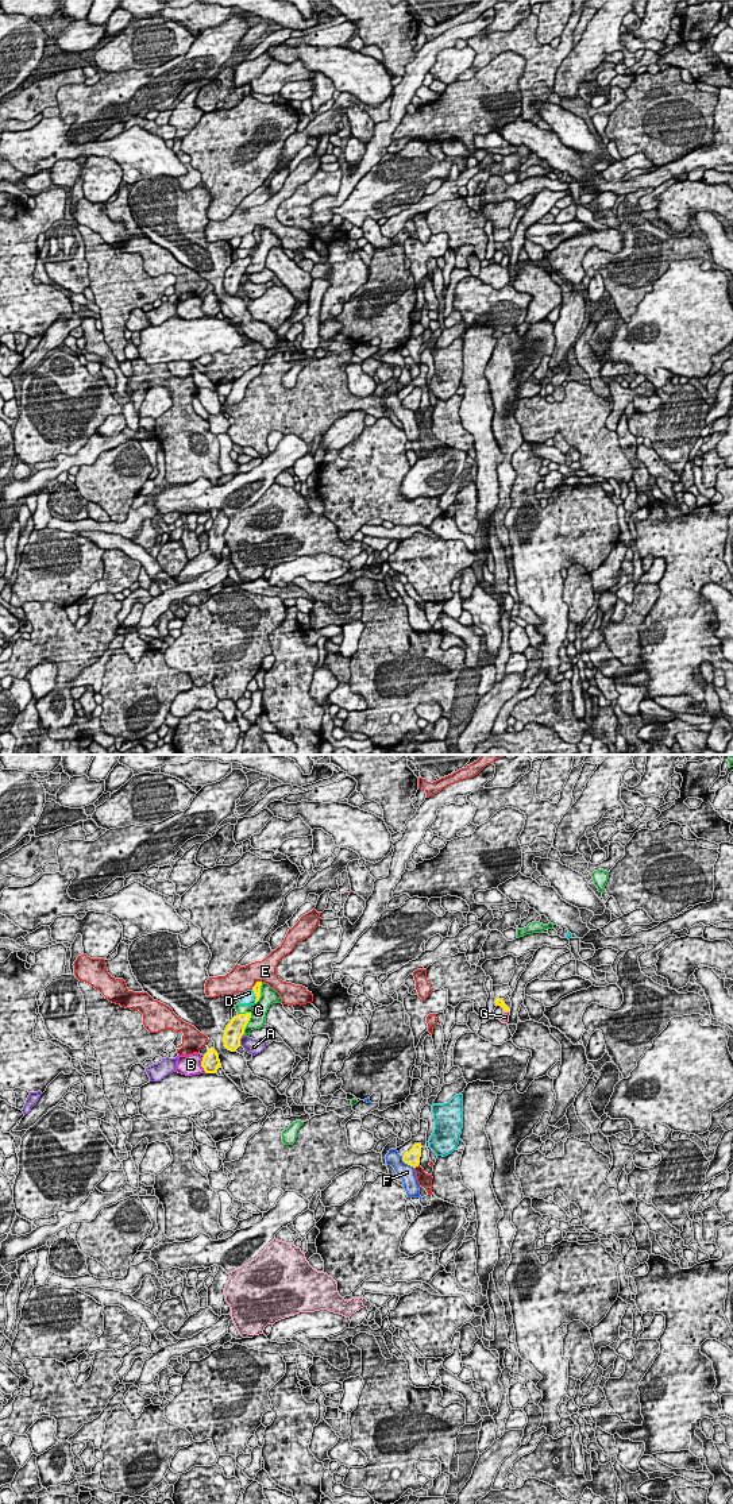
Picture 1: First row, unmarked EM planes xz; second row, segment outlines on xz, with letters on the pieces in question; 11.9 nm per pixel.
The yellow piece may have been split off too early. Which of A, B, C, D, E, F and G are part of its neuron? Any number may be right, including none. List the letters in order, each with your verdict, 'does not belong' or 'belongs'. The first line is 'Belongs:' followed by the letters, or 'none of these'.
Belongs: none of these
A: does not belong
B: does not belong
C: does not belong
D: does not belong
E: does not belong
F: does not belong
G: does not belong

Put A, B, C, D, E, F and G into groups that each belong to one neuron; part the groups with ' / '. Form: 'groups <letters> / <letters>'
groups A / B / C / D / E / F / G

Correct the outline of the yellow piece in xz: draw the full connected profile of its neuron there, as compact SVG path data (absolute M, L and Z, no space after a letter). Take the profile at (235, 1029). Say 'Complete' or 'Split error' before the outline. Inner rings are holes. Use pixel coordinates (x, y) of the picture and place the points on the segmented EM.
Complete. M251 1013L239 1014L231 1019L224 1030L223 1042L225 1049L235 1052L240 1046L240 1038L251 1018Z

